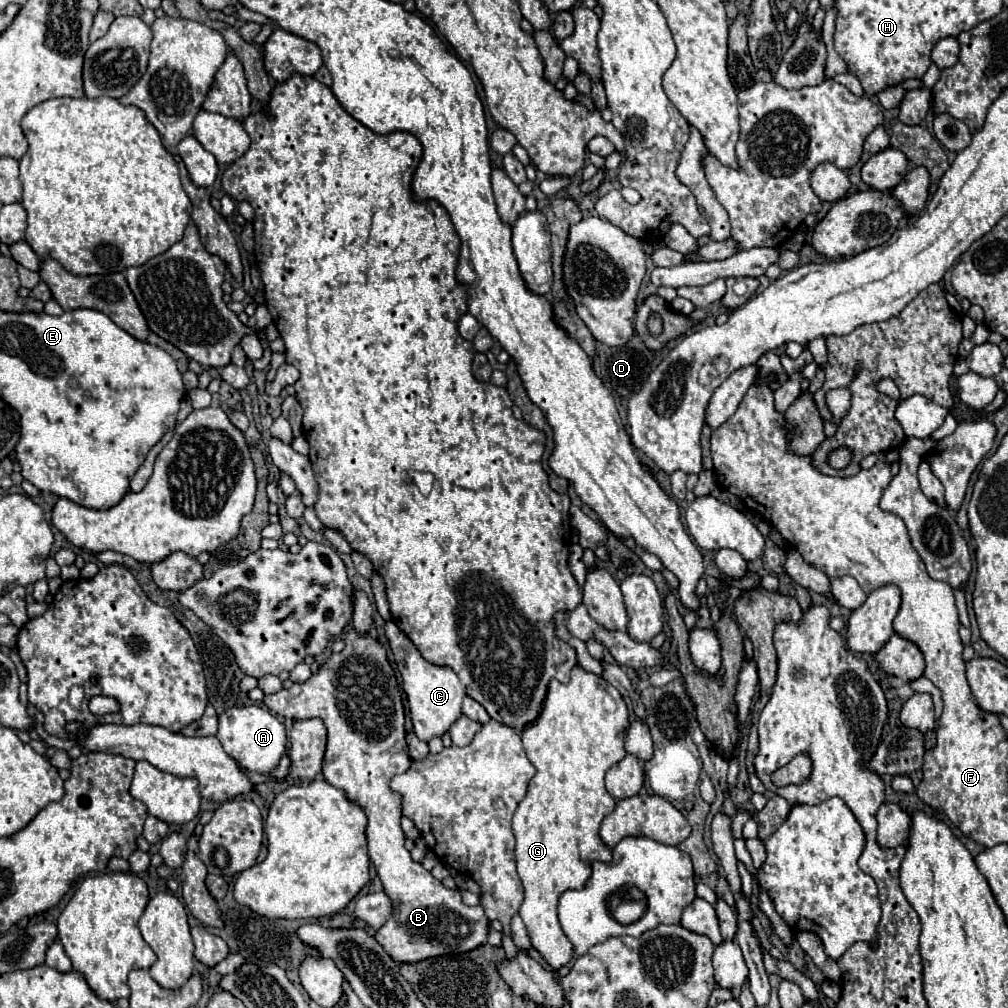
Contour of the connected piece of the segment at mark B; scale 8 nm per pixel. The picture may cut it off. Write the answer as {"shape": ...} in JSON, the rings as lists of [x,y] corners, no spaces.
{"shape":[[[347,630],[345,636],[345,648],[339,654],[331,654],[331,658],[319,666],[319,670],[303,684],[293,684],[289,690],[279,690],[277,694],[265,696],[265,706],[291,720],[309,720],[309,718],[321,718],[329,732],[329,748],[325,752],[325,764],[323,764],[323,778],[333,784],[335,788],[345,790],[345,794],[359,802],[369,818],[367,824],[367,844],[369,844],[369,858],[375,864],[375,870],[383,882],[385,894],[391,898],[393,912],[391,918],[377,930],[373,936],[387,954],[399,962],[399,964],[411,964],[421,962],[425,958],[435,958],[443,954],[463,954],[469,952],[481,944],[487,942],[487,930],[489,920],[483,914],[481,906],[467,906],[461,900],[461,892],[449,890],[443,886],[441,880],[433,878],[429,870],[425,870],[421,864],[411,860],[409,850],[405,850],[405,834],[401,830],[401,800],[399,794],[395,794],[389,786],[391,778],[395,774],[403,774],[411,766],[411,758],[407,754],[407,740],[405,740],[405,708],[397,684],[397,676],[387,662],[387,650],[385,646],[365,634],[359,634],[357,630]]]}

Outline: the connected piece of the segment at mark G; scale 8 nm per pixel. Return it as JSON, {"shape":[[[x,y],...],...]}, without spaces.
{"shape":[[[575,666],[567,686],[557,680],[549,684],[541,716],[521,734],[527,758],[537,768],[537,774],[531,778],[527,796],[519,802],[513,814],[513,834],[517,840],[515,860],[525,888],[525,900],[519,908],[519,916],[527,926],[533,948],[553,970],[559,970],[573,958],[573,944],[567,940],[557,920],[559,894],[563,894],[563,890],[579,890],[579,886],[591,878],[591,862],[611,862],[611,850],[599,838],[599,826],[603,818],[613,812],[617,802],[605,790],[603,778],[605,772],[627,754],[623,748],[623,738],[629,726],[629,710],[621,694],[609,688],[609,682],[605,682],[601,676],[589,674],[581,666]]]}

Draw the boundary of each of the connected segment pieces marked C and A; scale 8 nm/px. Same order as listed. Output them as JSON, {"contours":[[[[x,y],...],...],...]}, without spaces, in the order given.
{"contours":[[[[387,622],[387,638],[391,642],[391,650],[395,654],[399,672],[403,676],[403,690],[409,700],[411,722],[417,738],[423,742],[429,742],[435,736],[441,738],[443,734],[449,732],[455,718],[459,718],[461,714],[461,702],[467,696],[465,686],[451,668],[429,664],[413,646],[413,642],[395,626],[395,622]]],[[[253,704],[253,706],[235,706],[229,708],[219,716],[219,742],[223,744],[225,752],[237,760],[237,764],[245,770],[269,774],[279,766],[279,760],[283,758],[287,750],[287,732],[285,726],[277,716],[273,716],[269,710]]]]}

